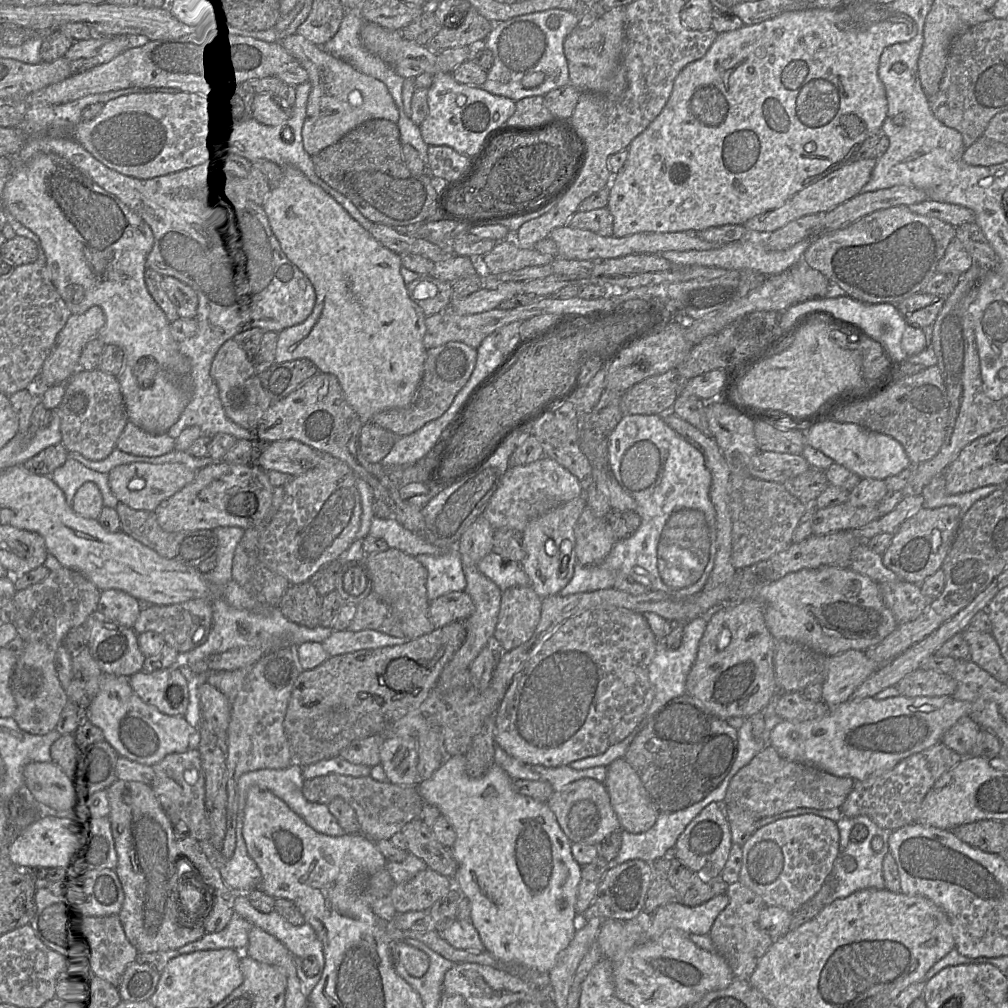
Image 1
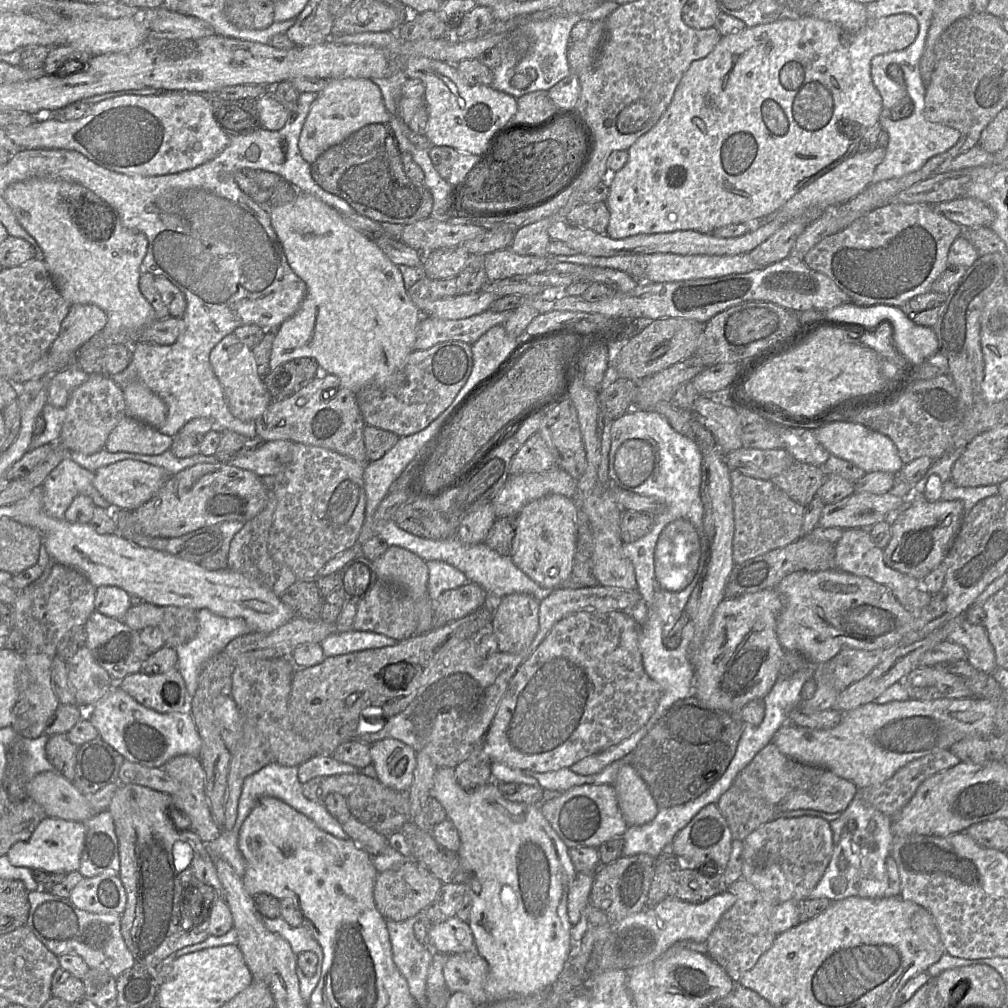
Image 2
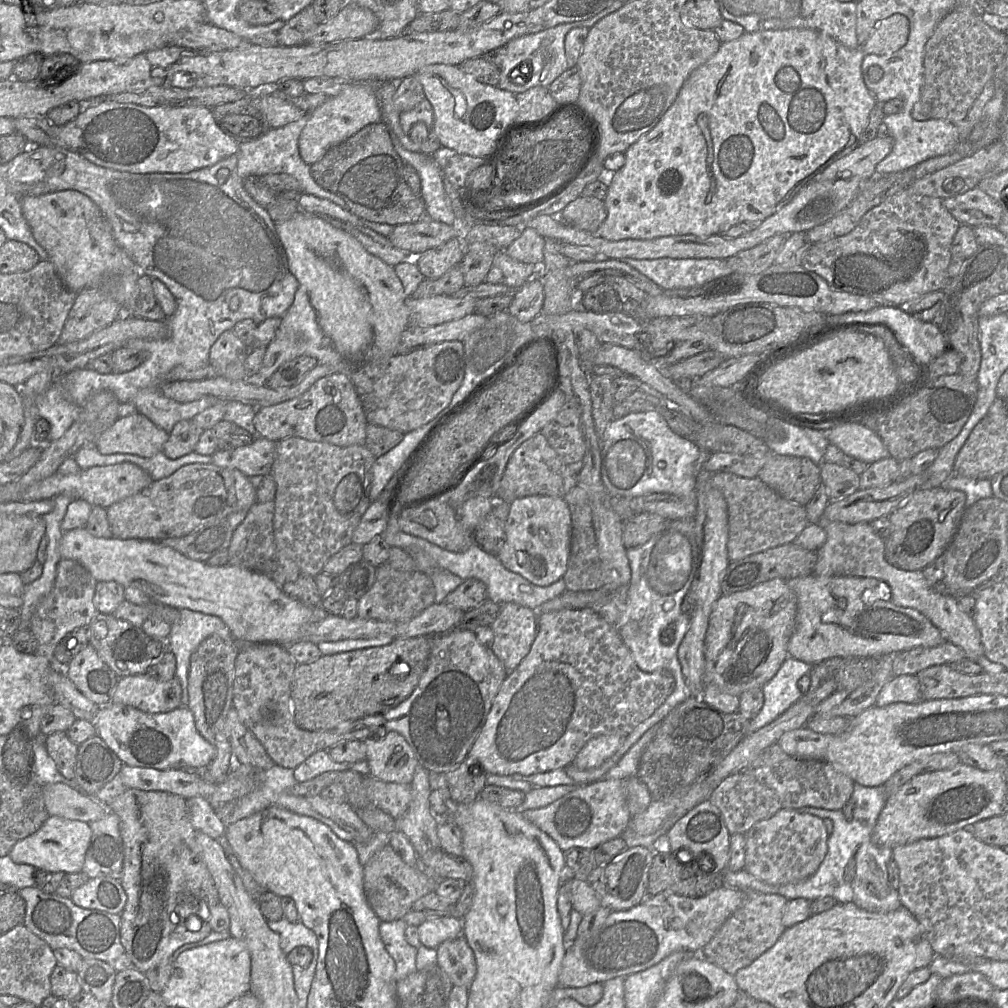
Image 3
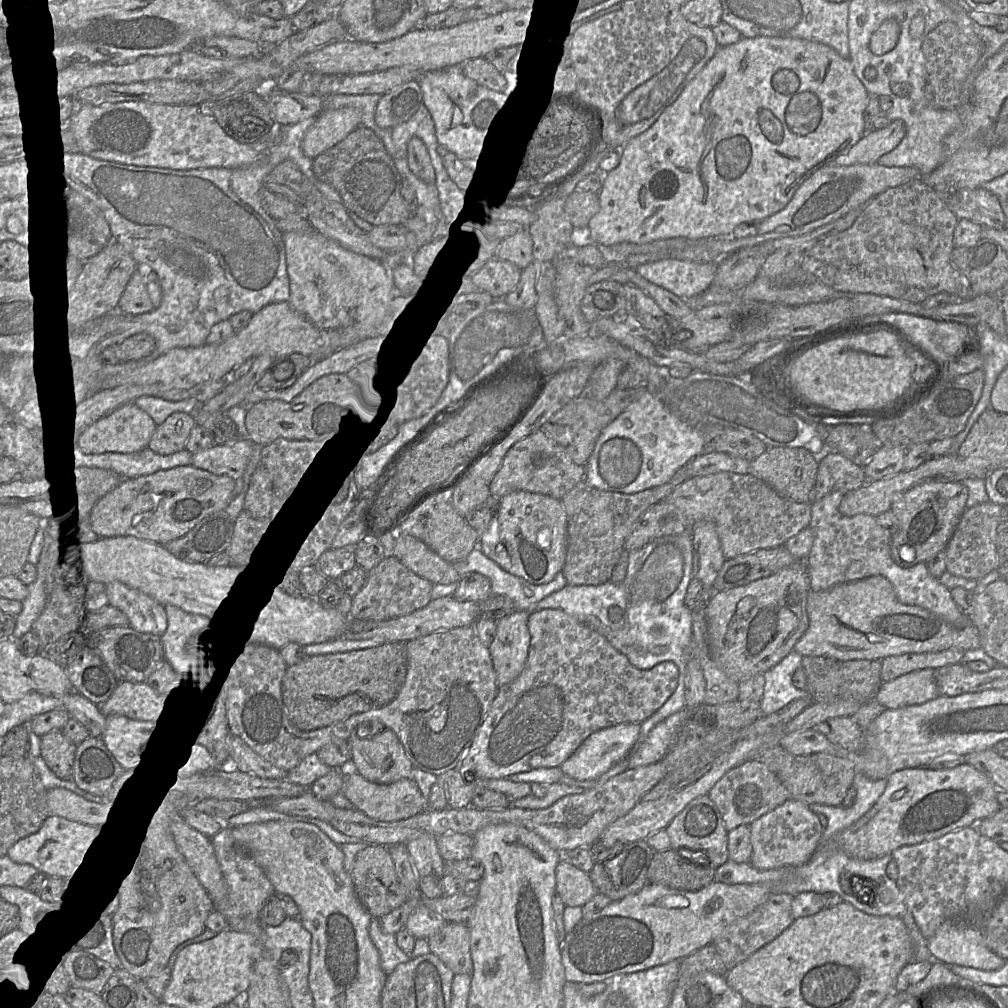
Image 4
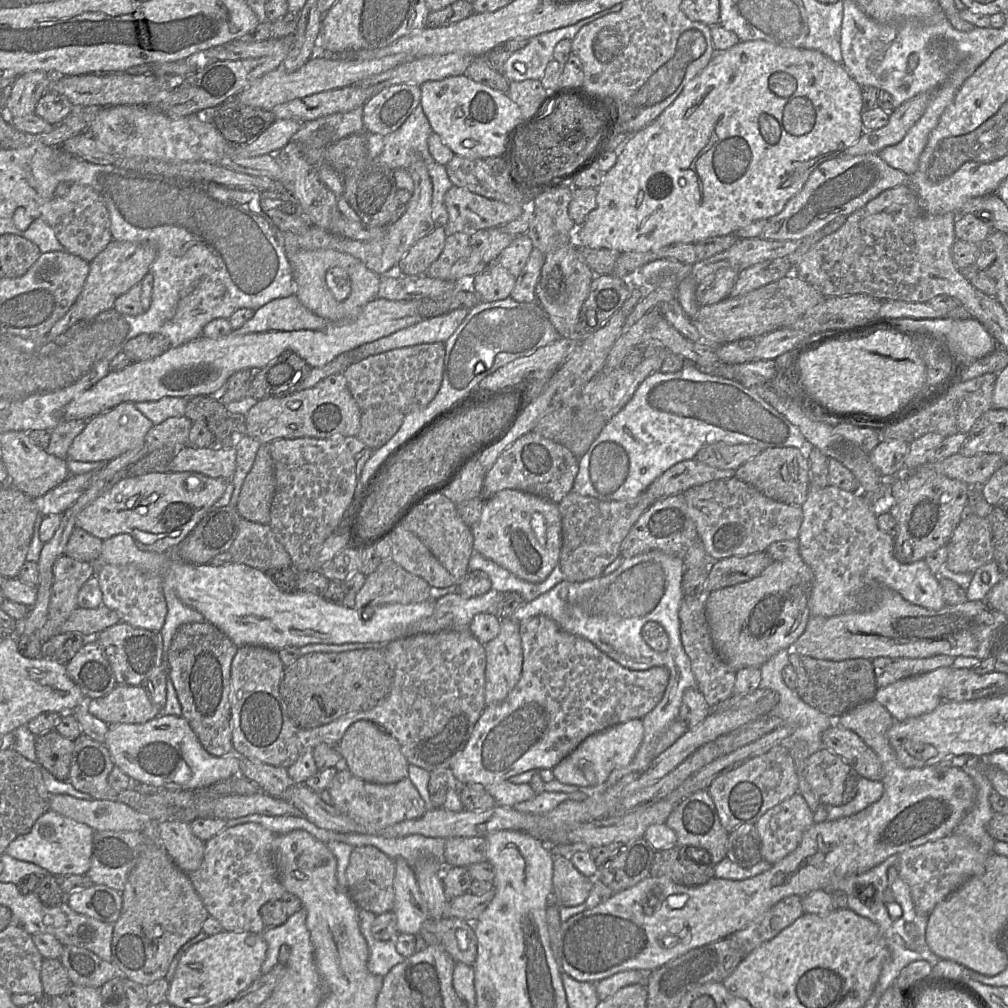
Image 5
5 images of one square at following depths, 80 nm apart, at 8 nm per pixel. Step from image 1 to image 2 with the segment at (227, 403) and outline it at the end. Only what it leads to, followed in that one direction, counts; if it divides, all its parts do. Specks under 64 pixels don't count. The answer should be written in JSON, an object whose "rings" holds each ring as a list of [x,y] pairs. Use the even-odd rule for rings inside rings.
{"rings":[[[233,333],[221,339],[210,352],[211,367],[223,388],[231,414],[242,421],[255,421],[273,401],[256,370],[252,349]]]}

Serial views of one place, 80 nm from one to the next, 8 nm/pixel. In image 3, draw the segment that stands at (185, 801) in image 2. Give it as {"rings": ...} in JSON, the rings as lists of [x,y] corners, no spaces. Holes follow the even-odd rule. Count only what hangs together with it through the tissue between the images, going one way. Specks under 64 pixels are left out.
{"rings":[[[193,797],[187,800],[189,818],[197,832],[204,833],[212,839],[224,835],[226,823],[220,819],[209,802],[202,797]]]}

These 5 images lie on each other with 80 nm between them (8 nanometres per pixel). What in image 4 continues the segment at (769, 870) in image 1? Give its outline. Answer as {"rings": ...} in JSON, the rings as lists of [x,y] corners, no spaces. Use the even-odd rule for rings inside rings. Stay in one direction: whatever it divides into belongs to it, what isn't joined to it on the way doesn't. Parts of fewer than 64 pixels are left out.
{"rings":[[[789,798],[784,803],[749,824],[752,856],[750,864],[767,870],[795,867],[807,863],[823,839],[823,827],[818,816],[806,803]]]}

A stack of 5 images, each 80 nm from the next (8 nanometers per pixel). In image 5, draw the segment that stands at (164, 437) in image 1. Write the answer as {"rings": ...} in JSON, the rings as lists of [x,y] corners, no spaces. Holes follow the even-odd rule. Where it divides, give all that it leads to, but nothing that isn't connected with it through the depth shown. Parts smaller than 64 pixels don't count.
{"rings":[[[123,402],[87,420],[85,428],[75,437],[66,460],[109,462],[121,454],[145,444],[145,436],[154,424],[136,409],[132,402]]]}

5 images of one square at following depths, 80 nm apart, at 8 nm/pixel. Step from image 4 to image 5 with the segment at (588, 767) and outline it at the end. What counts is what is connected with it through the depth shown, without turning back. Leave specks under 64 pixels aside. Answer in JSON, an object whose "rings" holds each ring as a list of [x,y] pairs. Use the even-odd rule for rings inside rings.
{"rings":[[[639,718],[594,733],[583,740],[553,769],[554,779],[564,784],[592,787],[604,783],[612,771],[631,763],[642,743],[644,728]]]}

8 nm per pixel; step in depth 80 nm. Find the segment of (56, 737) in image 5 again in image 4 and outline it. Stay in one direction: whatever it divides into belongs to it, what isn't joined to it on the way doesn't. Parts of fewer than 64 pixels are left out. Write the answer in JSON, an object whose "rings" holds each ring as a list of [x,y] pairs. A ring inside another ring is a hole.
{"rings":[[[61,730],[40,736],[40,756],[60,779],[72,779],[77,745],[67,739]]]}

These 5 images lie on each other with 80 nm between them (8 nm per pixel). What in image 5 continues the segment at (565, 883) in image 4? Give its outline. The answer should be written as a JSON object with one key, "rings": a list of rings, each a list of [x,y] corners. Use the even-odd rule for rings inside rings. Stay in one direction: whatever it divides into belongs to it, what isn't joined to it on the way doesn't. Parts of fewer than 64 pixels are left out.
{"rings":[[[557,856],[553,863],[553,902],[561,906],[585,903],[593,880],[581,874],[566,856]]]}

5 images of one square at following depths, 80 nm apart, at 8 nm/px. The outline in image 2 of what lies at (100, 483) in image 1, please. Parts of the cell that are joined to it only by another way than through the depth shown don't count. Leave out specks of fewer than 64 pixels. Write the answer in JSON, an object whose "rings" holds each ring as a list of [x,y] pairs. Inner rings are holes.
{"rings":[[[64,458],[43,483],[43,505],[50,517],[65,520],[65,513],[78,495],[90,497],[96,506],[112,510],[93,485],[94,472]]]}

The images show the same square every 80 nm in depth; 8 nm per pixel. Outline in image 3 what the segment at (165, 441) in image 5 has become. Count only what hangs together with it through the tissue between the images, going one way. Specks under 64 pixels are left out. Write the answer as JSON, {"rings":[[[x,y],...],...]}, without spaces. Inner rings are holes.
{"rings":[[[193,420],[179,421],[169,433],[161,452],[169,459],[177,459],[191,453],[203,431]]]}

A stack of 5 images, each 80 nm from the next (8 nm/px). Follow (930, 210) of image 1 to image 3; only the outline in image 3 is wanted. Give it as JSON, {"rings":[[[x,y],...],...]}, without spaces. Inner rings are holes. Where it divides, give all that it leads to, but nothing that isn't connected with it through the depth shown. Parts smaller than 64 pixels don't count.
{"rings":[[[977,186],[942,199],[943,206],[960,223],[972,228],[997,227],[1002,217],[1000,205]]]}

